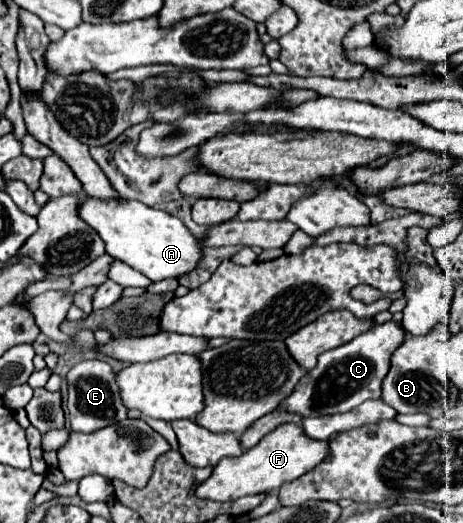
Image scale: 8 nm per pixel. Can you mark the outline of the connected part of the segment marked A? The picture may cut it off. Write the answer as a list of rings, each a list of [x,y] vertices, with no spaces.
[[[84,197],[84,205],[80,205],[80,217],[98,231],[110,257],[138,269],[154,283],[188,275],[204,257],[200,239],[196,239],[178,217],[154,207],[146,207],[140,201],[100,201]]]

